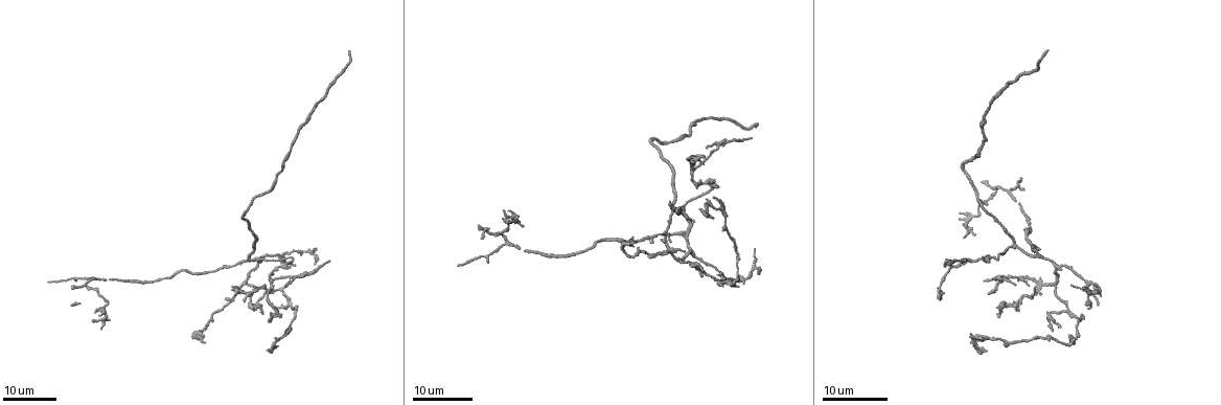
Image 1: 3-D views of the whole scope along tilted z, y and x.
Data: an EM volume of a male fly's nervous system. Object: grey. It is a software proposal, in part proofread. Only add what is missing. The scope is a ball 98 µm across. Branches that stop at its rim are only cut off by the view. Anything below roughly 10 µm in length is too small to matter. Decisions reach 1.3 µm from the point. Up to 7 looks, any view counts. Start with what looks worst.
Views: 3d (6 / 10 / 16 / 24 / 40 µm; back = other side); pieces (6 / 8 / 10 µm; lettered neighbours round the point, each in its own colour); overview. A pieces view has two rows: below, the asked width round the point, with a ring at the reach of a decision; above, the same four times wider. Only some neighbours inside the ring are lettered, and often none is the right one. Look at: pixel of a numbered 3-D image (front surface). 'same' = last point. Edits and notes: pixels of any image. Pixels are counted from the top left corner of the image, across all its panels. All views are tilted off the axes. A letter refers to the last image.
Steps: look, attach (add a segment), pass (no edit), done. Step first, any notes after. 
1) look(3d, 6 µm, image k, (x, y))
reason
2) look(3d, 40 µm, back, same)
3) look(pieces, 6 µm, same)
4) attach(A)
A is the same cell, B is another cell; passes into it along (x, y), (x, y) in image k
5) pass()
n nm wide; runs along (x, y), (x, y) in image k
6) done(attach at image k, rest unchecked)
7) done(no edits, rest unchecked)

look(3d, 16 µm, image 1, (954, 257))
free end

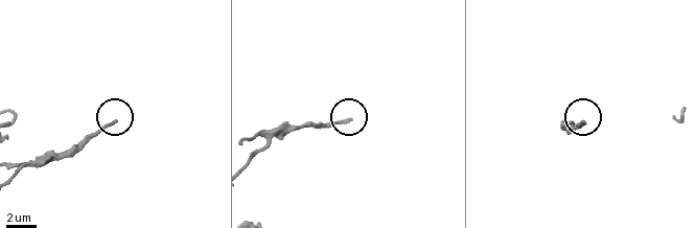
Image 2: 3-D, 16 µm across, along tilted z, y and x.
look(pieces, 10 µm, image 2, (352, 120))
see the neighbours

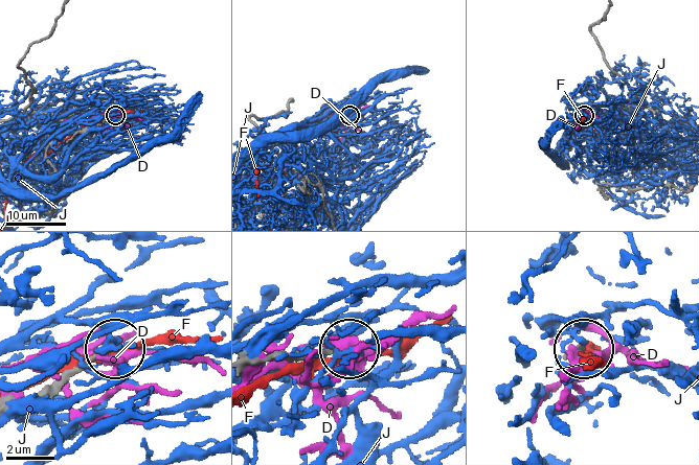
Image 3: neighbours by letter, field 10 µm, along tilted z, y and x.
pass()
170 nm wide; D, F and J are other cells; none of them fits

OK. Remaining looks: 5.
look(3d, 24 µm, image 1, (288, 280))
an open end

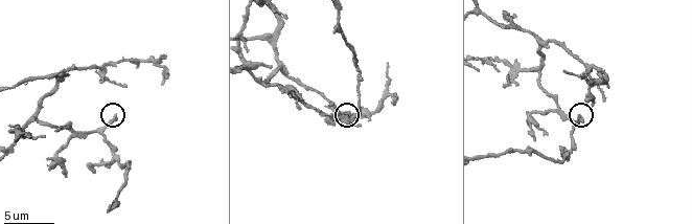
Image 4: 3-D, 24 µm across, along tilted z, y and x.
look(pieces, 6 µm, image 4, (116, 115))
see the neighbours

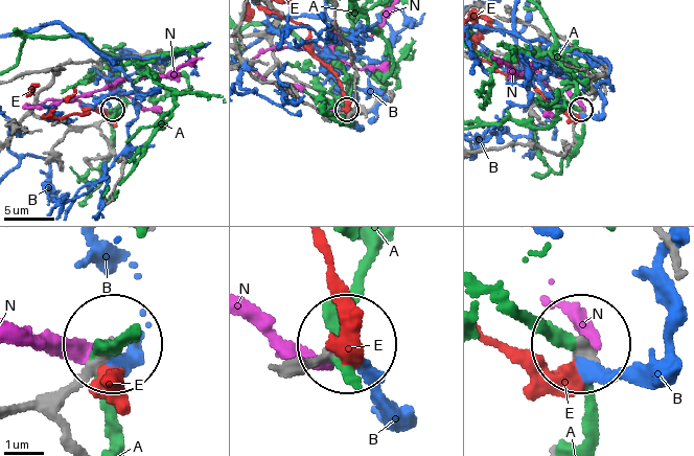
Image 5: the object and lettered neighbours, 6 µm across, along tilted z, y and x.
pass()
A, B, E and N are other cells; no lettered segment goes on from it

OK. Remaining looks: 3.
look(3d, 24 µm, image 1, (277, 344))
end of a long branch

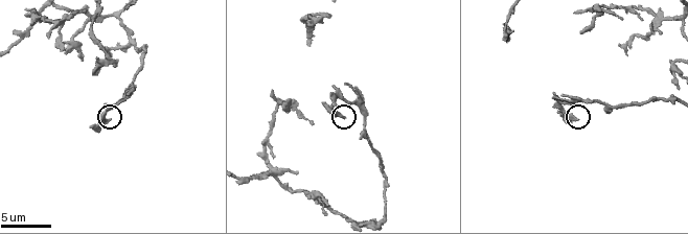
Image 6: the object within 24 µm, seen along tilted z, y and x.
look(pieces, 6 µm, image 6, (341, 118))
see the neighbours

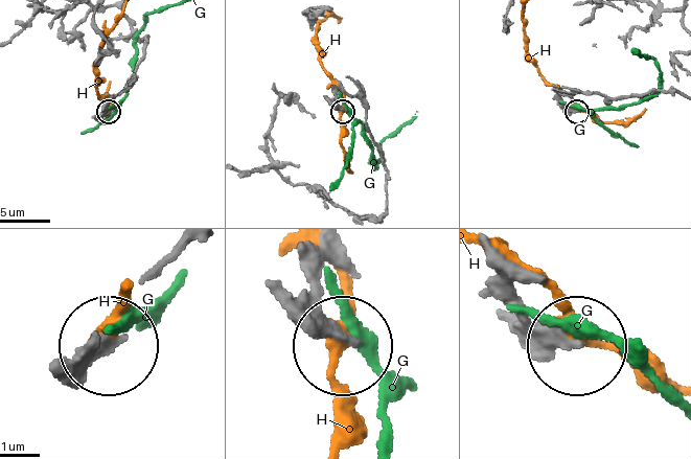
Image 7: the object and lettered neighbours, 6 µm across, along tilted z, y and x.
pass()
G and H are other cells; none of them fits

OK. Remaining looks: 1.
done(no edits, rest unchecked)

